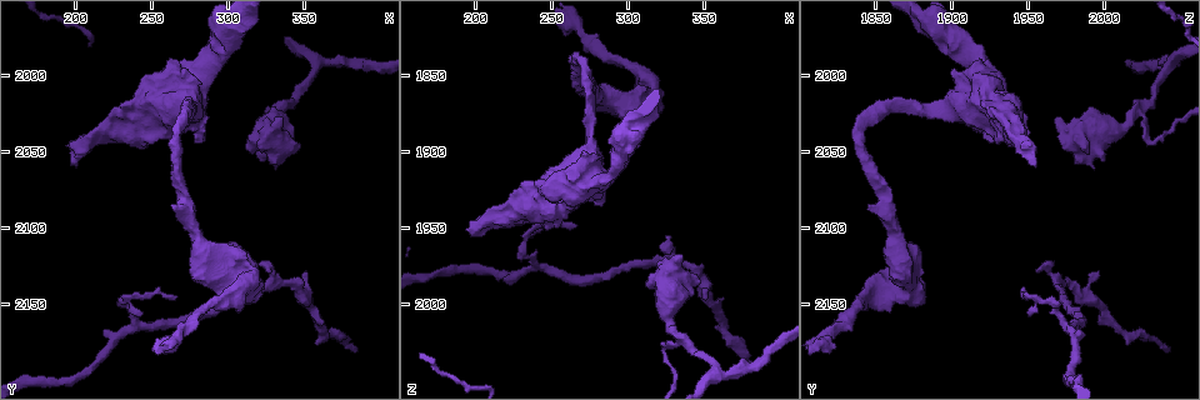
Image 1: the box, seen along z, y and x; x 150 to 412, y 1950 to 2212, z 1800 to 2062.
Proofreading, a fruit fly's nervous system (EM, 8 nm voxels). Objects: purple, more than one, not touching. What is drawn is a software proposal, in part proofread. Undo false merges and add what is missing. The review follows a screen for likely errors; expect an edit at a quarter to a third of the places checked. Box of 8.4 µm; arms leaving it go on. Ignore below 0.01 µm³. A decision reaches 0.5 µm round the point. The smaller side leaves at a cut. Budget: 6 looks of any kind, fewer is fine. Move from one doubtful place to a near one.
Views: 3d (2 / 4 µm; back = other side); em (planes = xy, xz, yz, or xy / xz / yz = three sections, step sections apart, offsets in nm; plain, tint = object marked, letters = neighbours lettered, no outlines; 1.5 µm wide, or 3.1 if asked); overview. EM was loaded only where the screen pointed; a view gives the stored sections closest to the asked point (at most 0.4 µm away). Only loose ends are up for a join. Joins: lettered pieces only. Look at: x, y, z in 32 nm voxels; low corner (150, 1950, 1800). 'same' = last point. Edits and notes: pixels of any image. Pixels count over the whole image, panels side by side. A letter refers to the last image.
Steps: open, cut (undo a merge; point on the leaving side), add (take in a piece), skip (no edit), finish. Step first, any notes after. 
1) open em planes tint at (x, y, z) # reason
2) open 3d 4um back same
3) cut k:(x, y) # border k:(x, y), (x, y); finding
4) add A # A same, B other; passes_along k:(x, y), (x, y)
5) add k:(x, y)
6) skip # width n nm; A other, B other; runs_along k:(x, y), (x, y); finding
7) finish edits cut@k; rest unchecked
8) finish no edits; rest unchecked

open 3d 2um at (384, 2180, 2042) # branch stops here

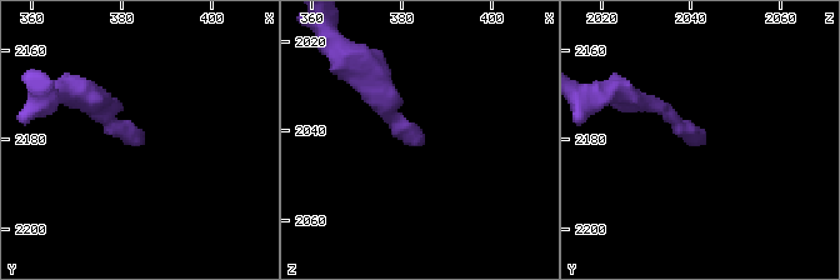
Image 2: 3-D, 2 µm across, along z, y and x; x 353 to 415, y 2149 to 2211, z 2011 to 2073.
open em xy step 8 letters at (385, 2180, 2043) # shape alone is not enough

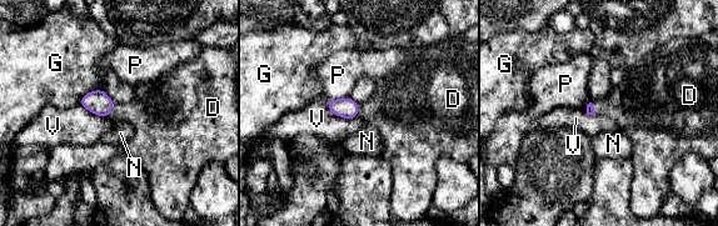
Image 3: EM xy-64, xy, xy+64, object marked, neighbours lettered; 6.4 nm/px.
add 3:(395, 109) # D same, G other, N other, P other, V other; passes_along 3:(345, 108), (357, 110), (395, 109); it goes on there

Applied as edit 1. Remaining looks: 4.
open overview

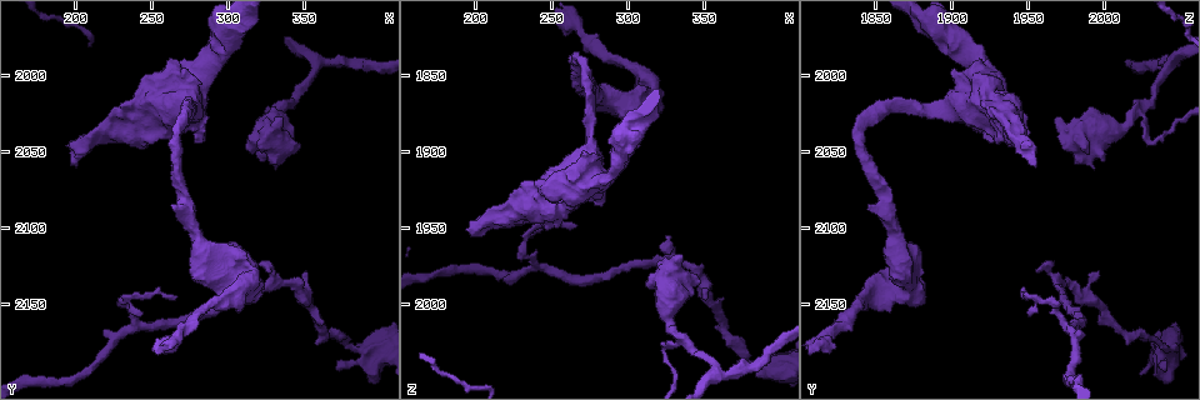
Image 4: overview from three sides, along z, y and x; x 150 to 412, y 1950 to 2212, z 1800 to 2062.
open em yz step 8 tint at (290, 2120, 1868) # a fork

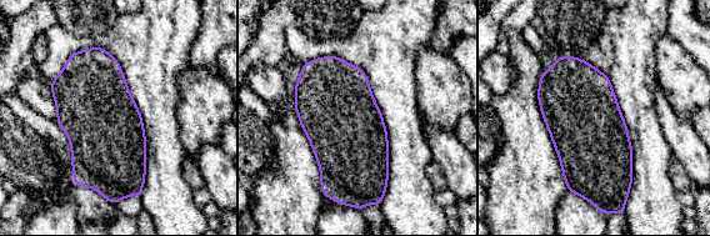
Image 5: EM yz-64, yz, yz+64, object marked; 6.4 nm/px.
open em planes letters same

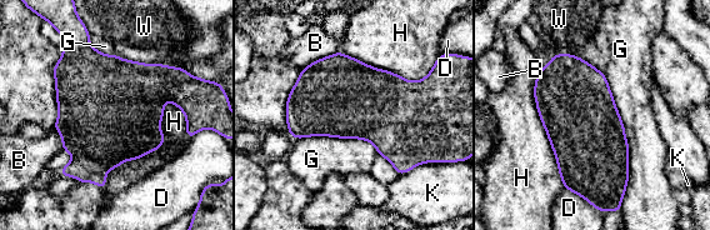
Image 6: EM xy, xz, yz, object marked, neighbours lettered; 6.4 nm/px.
skip # B other, D other, G other, H other, K other, W other; one neuron here

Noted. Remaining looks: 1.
finish edits add@3; rest unchecked

